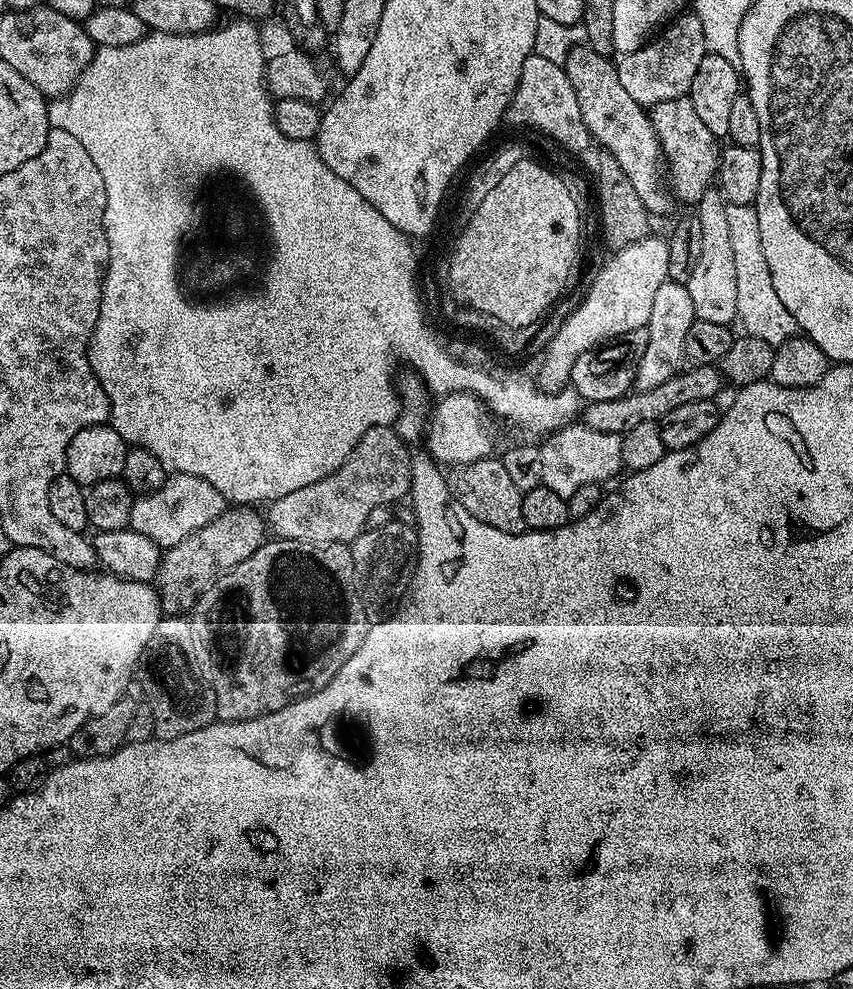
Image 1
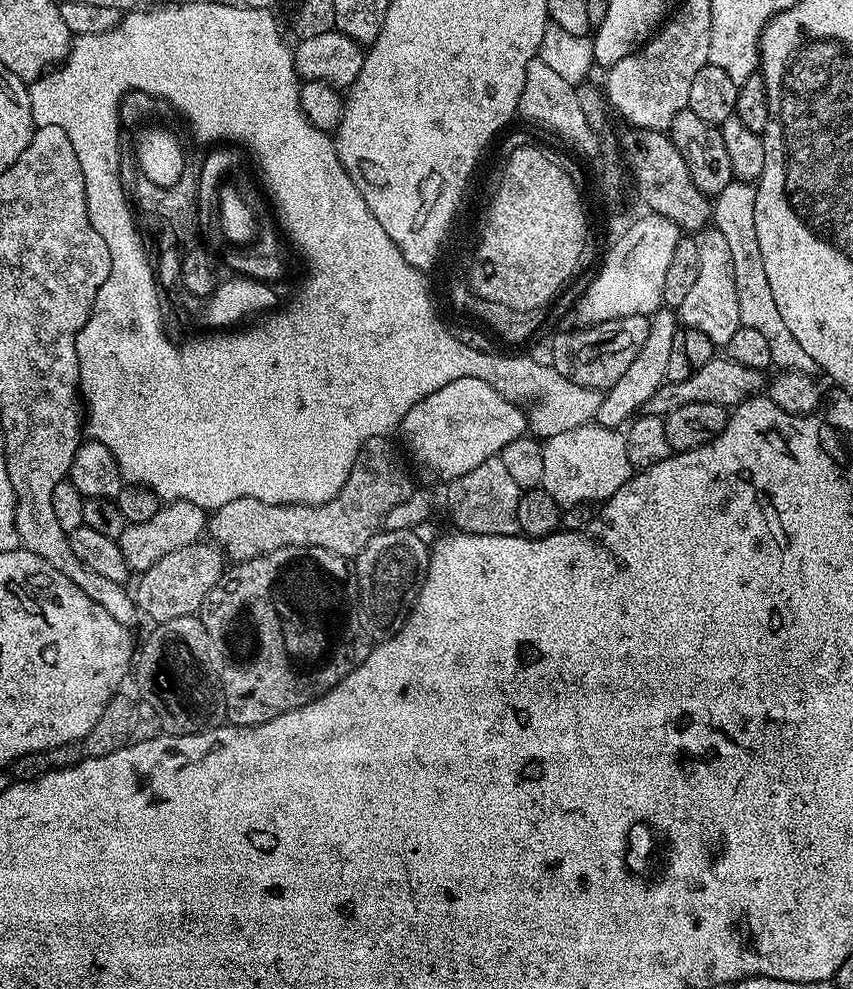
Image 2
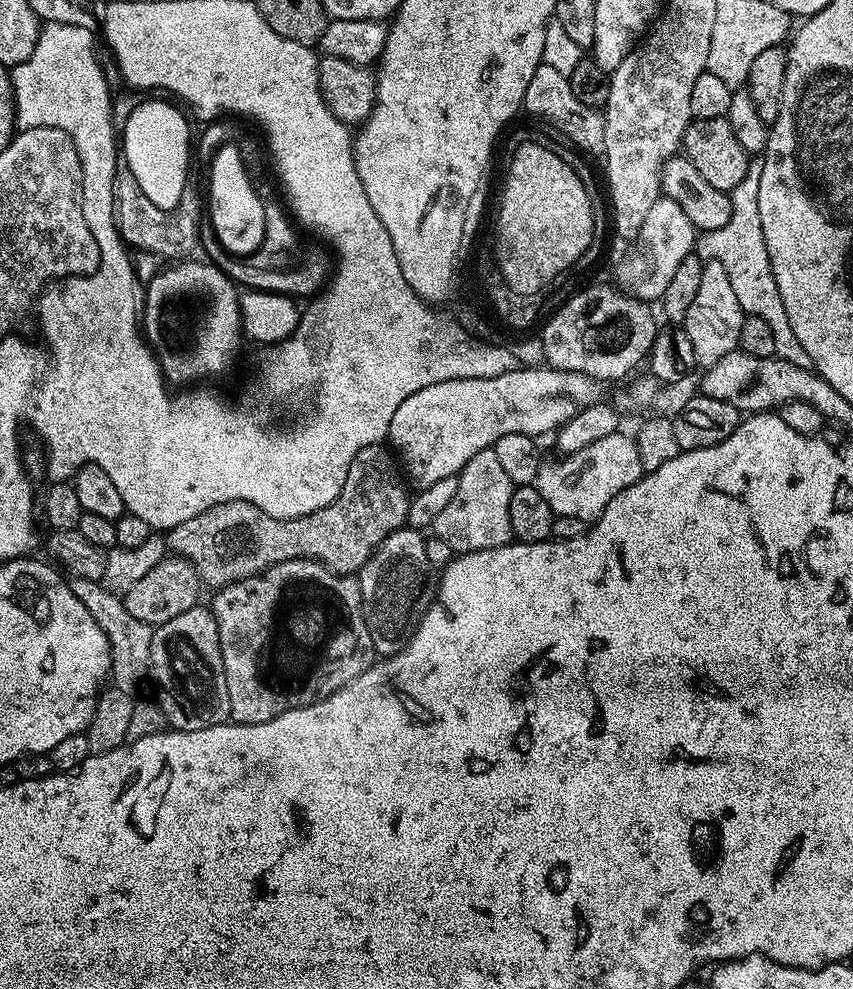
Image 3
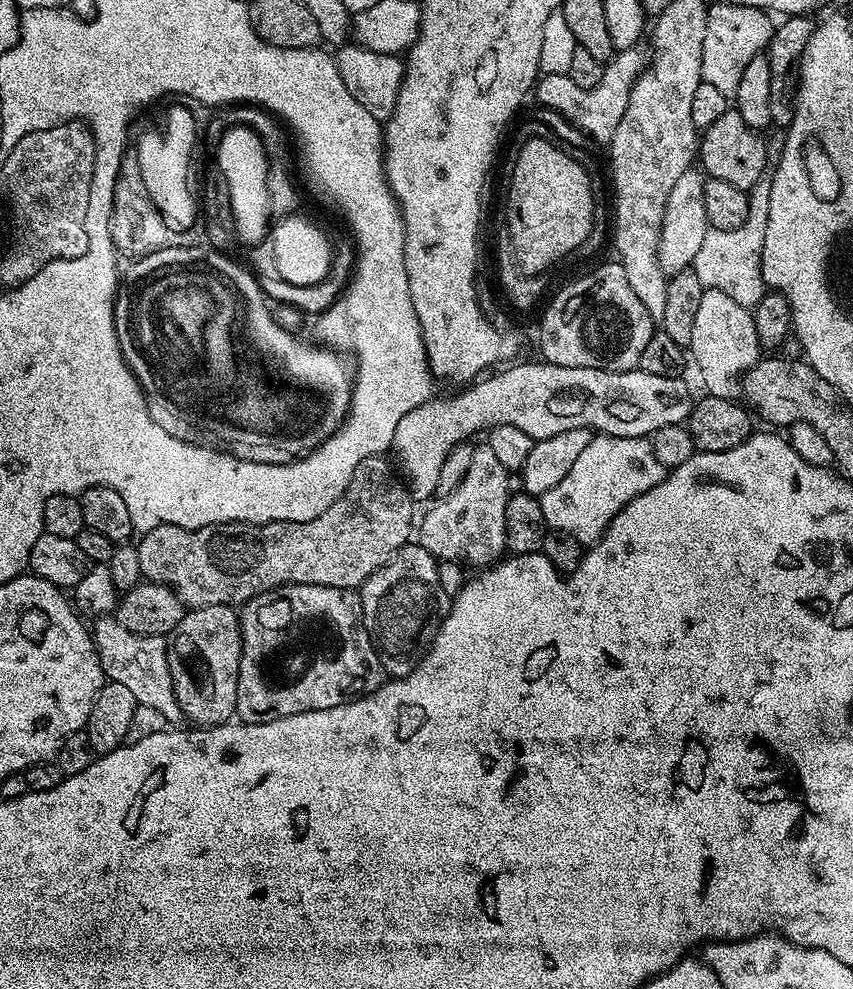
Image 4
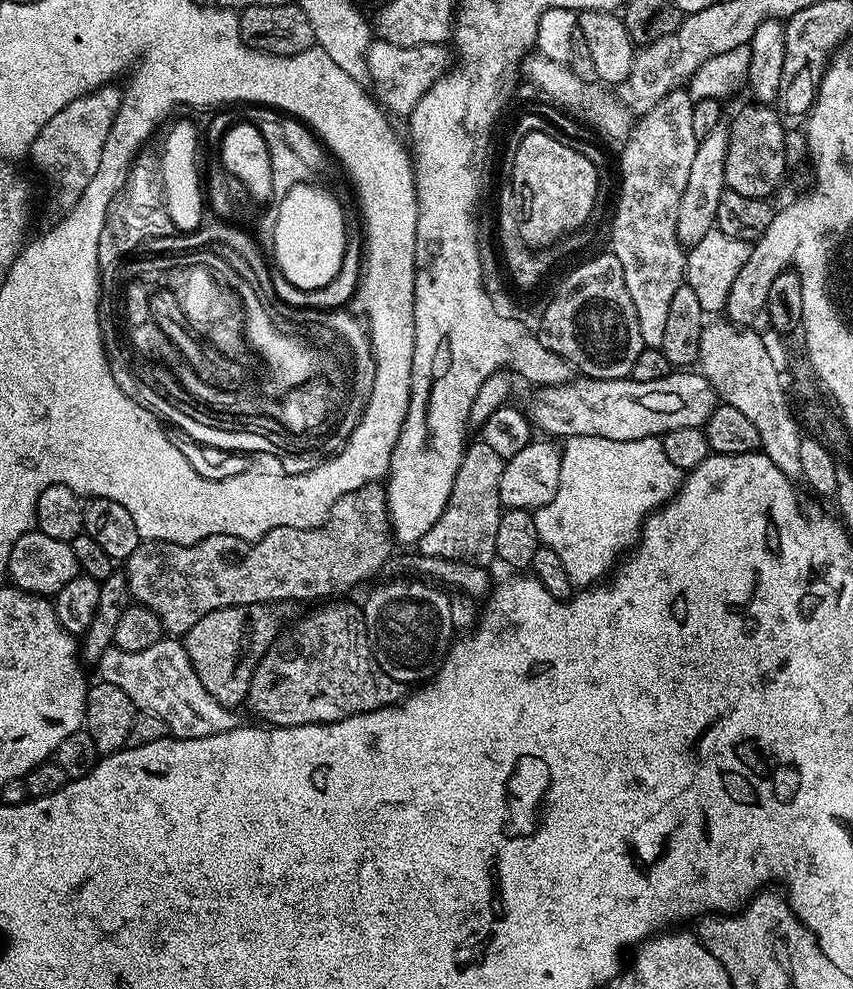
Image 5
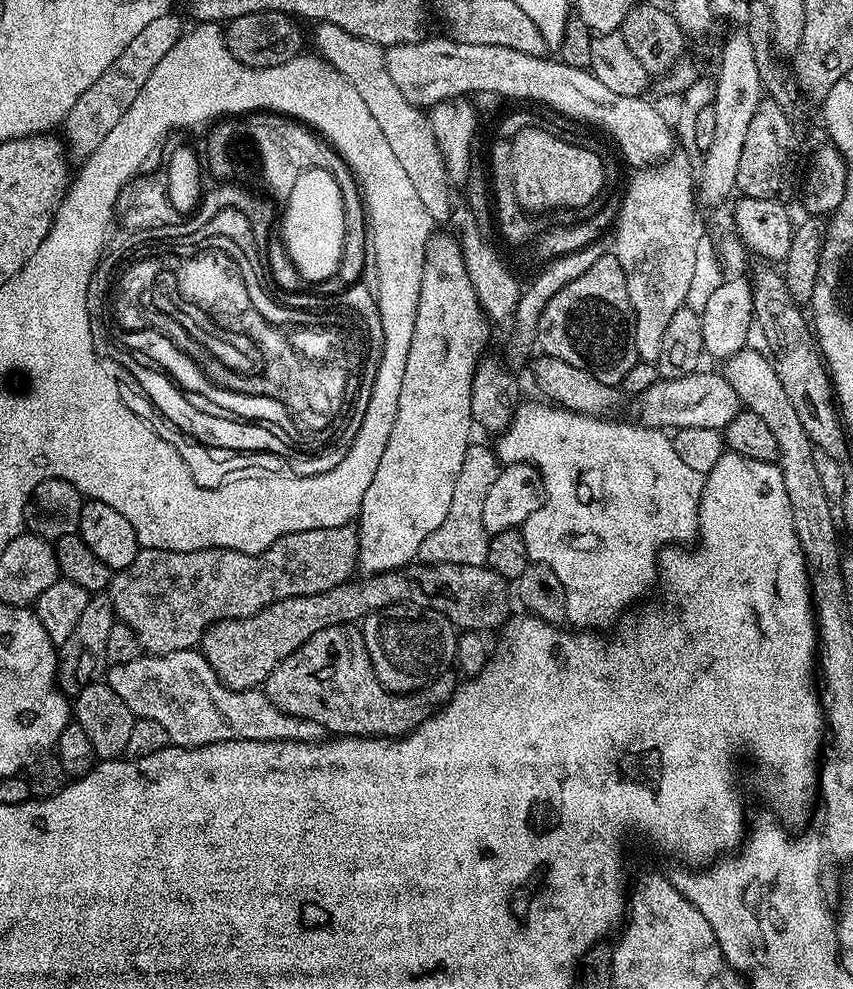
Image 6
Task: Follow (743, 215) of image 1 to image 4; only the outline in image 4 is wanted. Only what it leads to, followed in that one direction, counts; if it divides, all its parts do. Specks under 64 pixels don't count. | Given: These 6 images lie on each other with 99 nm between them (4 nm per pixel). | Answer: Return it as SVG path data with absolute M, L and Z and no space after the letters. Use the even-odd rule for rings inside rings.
M765 178L748 189L748 213L746 222L738 226L738 230L718 230L709 228L706 238L702 238L702 247L692 263L694 274L698 274L698 282L704 289L722 290L722 294L730 294L734 302L746 309L753 309L764 297L766 285L762 278L760 263L762 262L762 242L766 242L766 222L770 214L771 179Z

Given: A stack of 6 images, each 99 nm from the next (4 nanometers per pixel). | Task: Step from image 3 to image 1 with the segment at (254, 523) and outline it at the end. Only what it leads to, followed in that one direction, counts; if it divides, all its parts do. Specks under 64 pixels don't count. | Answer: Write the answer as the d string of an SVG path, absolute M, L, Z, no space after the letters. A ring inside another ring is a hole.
M374 426L370 430L366 430L366 434L362 434L362 438L358 438L358 446L354 446L354 450L350 450L350 454L346 458L346 462L342 462L342 466L338 466L338 470L334 470L334 474L330 474L326 478L322 478L318 482L310 482L310 486L302 486L302 490L294 490L294 494L286 494L282 498L271 501L267 505L266 524L270 529L273 537L281 540L305 540L306 542L338 542L339 544L348 544L356 539L366 528L366 514L370 514L370 510L375 510L377 506L395 505L395 500L400 500L409 495L412 490L412 458L413 453L410 451L409 445L401 440L399 434L396 433L395 427L392 426Z

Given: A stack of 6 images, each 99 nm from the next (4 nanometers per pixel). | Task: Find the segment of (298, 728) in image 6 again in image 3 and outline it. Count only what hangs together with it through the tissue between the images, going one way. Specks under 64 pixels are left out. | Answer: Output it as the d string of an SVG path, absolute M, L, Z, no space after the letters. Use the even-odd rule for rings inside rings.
M95 580L71 581L72 593L90 610L90 618L102 626L102 634L106 634L110 646L110 658L112 659L111 679L121 688L131 689L132 684L142 681L148 674L150 662L150 638L152 637L153 625L146 622L138 622L130 610L126 610L123 599L117 593L105 588L103 583Z

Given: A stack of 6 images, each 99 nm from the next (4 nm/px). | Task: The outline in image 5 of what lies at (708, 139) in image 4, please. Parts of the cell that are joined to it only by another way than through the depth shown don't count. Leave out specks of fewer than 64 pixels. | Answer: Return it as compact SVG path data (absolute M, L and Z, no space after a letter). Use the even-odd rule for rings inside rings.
M748 102L728 124L724 186L729 192L746 194L746 198L768 200L771 192L786 180L787 158L785 129L775 107Z

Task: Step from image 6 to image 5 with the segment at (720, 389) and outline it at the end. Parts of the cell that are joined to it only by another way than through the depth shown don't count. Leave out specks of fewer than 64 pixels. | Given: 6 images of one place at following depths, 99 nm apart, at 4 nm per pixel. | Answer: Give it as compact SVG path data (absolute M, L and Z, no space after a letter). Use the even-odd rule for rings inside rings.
M673 370L666 378L658 378L654 382L638 382L631 378L622 380L573 378L564 384L549 388L537 387L535 392L536 397L532 400L532 412L530 411L531 423L539 431L540 428L544 431L541 433L552 438L570 436L597 436L611 440L641 440L647 436L663 438L670 430L703 428L718 403L718 397L710 382L696 370Z

